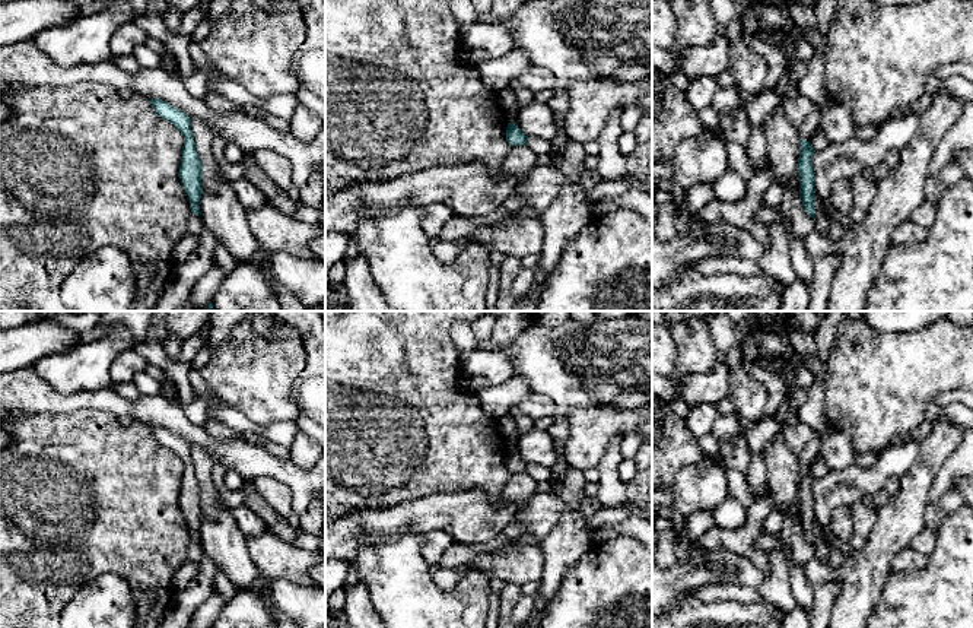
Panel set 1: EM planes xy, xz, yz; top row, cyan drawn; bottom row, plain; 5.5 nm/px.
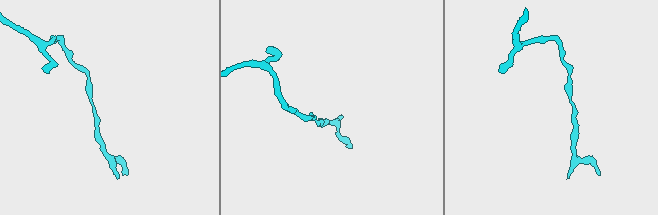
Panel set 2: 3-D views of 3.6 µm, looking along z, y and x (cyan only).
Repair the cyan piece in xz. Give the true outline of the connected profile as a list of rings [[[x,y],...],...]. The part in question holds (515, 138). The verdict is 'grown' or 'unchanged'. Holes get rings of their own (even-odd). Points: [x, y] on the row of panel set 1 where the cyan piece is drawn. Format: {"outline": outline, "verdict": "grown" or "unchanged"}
{"outline": [[[508,123],[506,127],[506,140],[511,146],[522,146],[527,143],[528,136],[525,136],[518,126]]], "verdict": "unchanged"}

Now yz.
{"outline": [[[799,139],[799,159],[798,159],[798,174],[799,174],[799,200],[804,204],[804,209],[808,216],[815,219],[814,207],[814,168],[813,168],[813,155],[814,149],[810,142]]], "verdict": "unchanged"}

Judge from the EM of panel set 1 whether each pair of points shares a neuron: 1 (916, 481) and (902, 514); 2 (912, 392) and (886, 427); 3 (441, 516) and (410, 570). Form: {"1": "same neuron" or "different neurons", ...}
{"1": "same neuron", "2": "same neuron", "3": "different neurons"}

